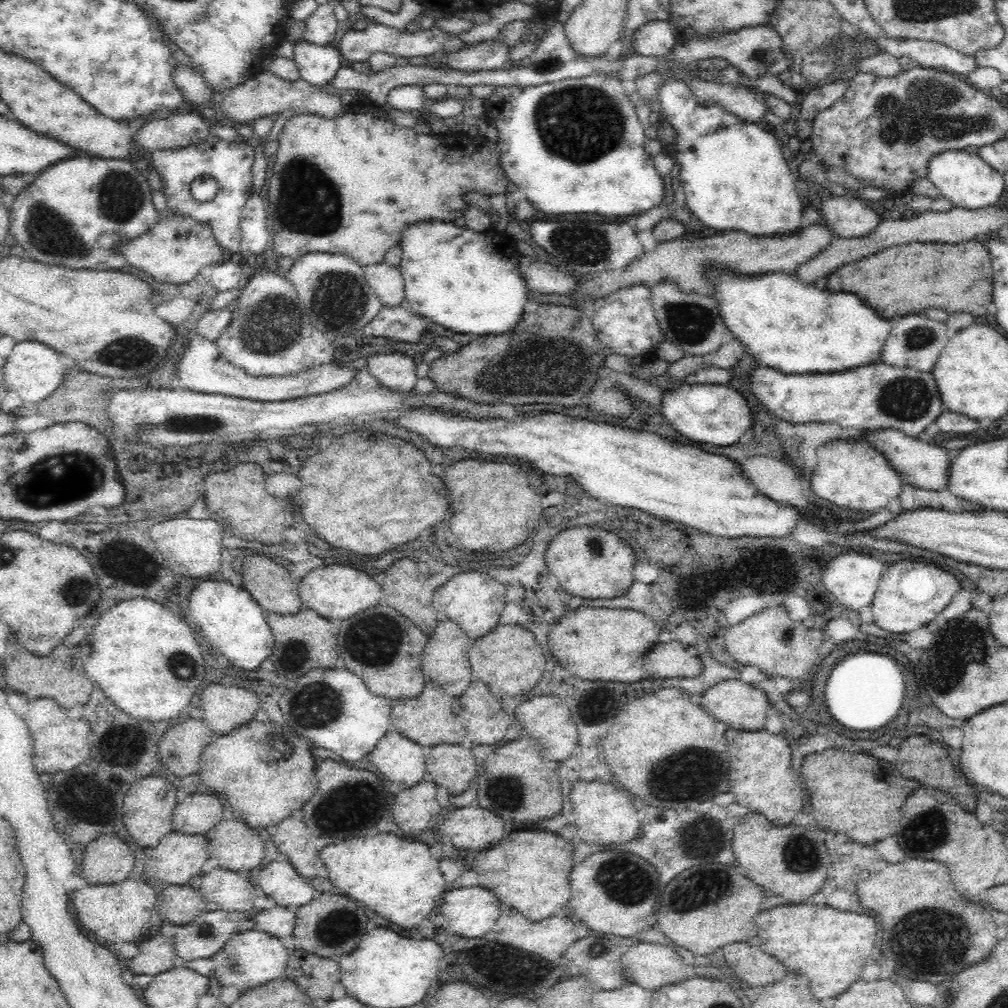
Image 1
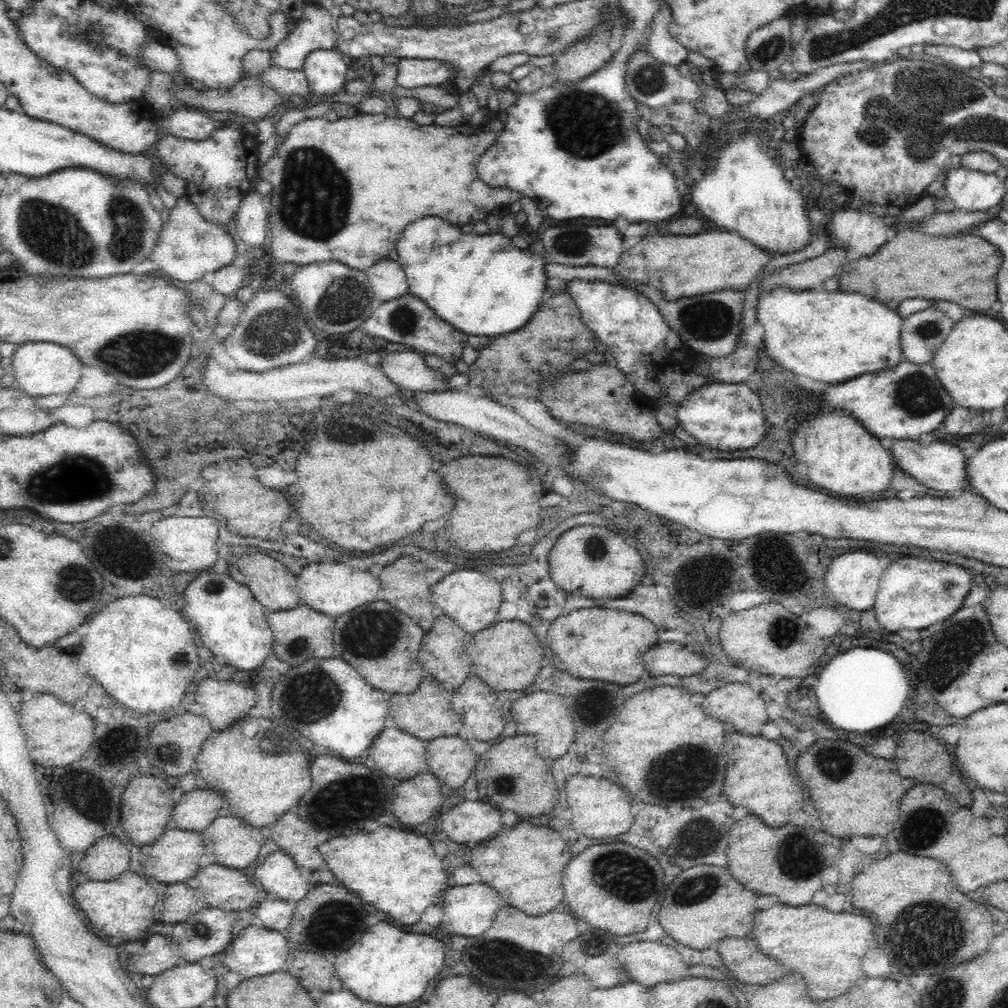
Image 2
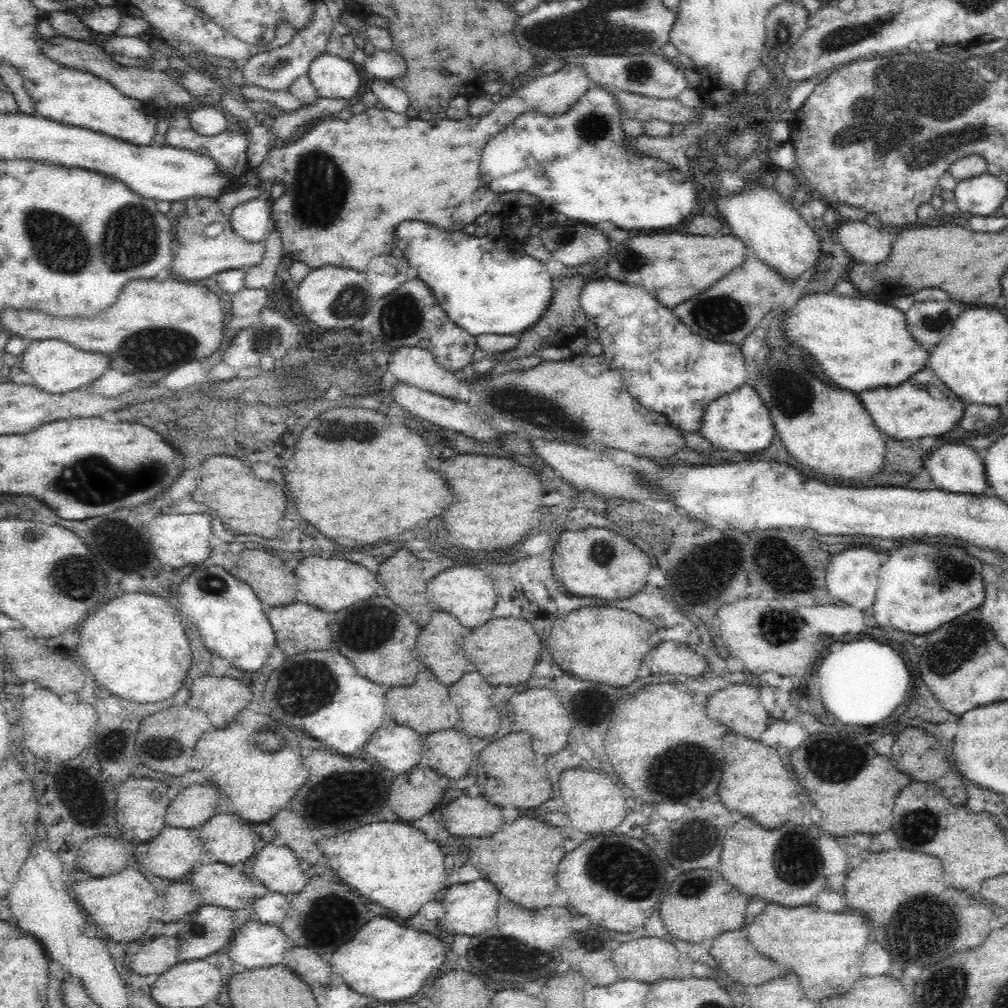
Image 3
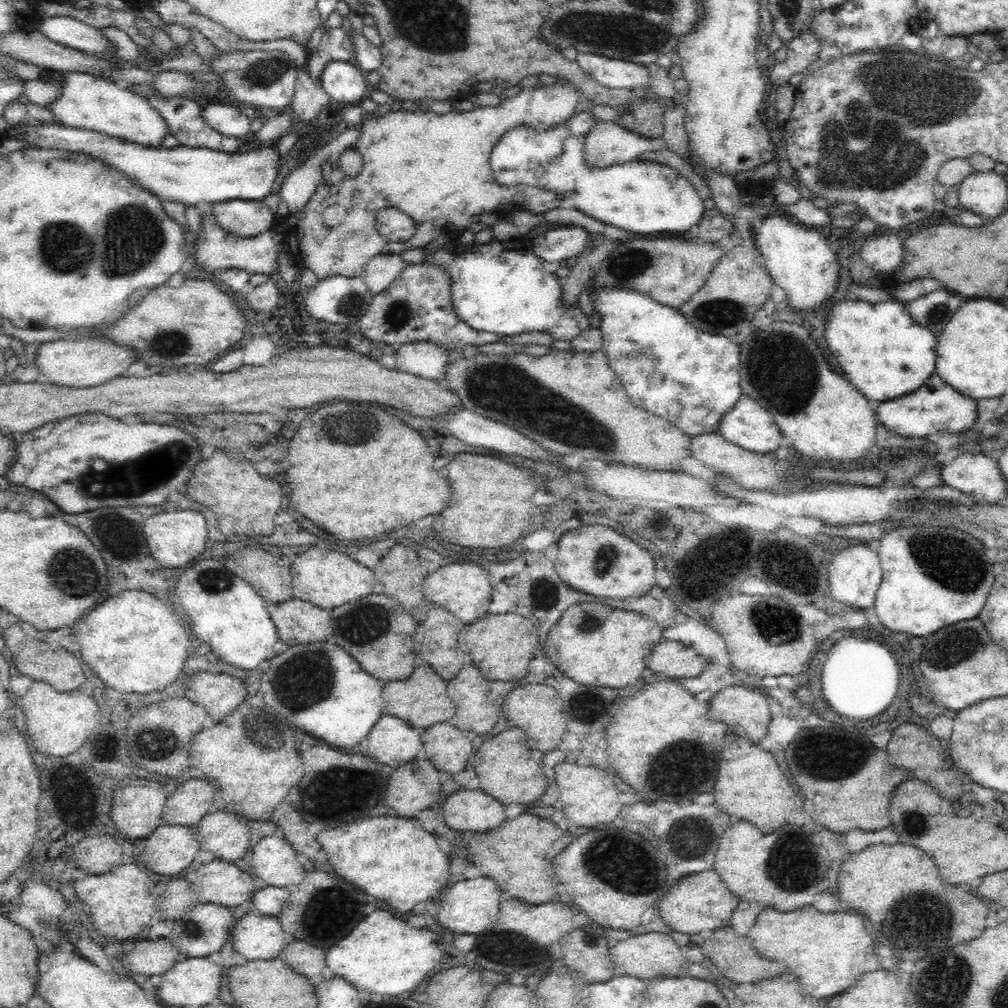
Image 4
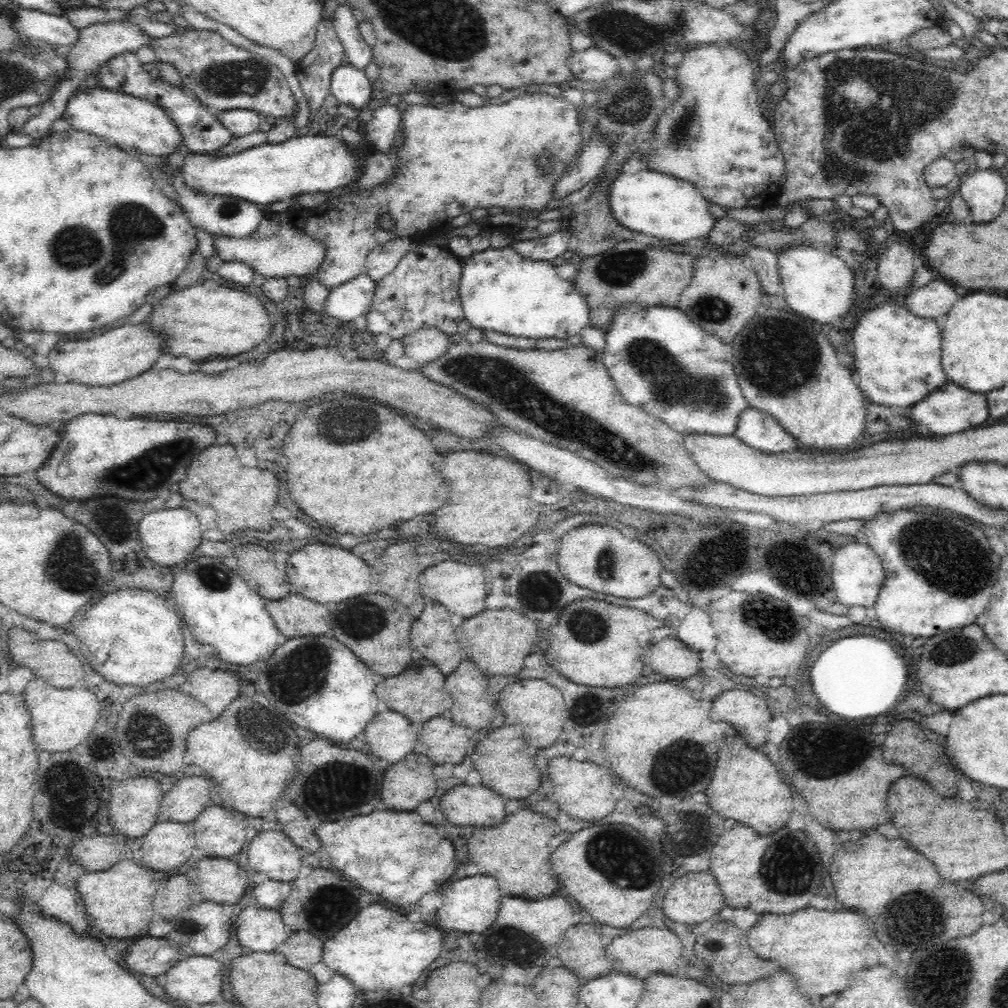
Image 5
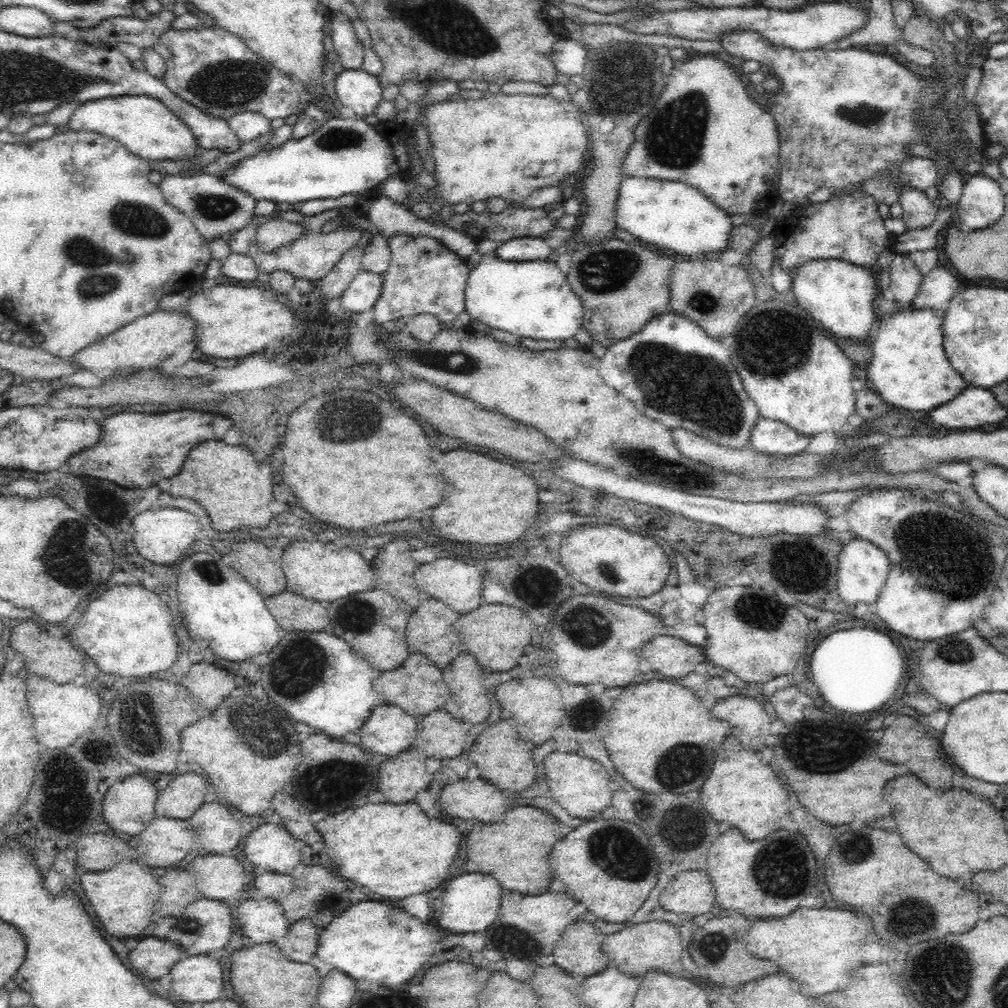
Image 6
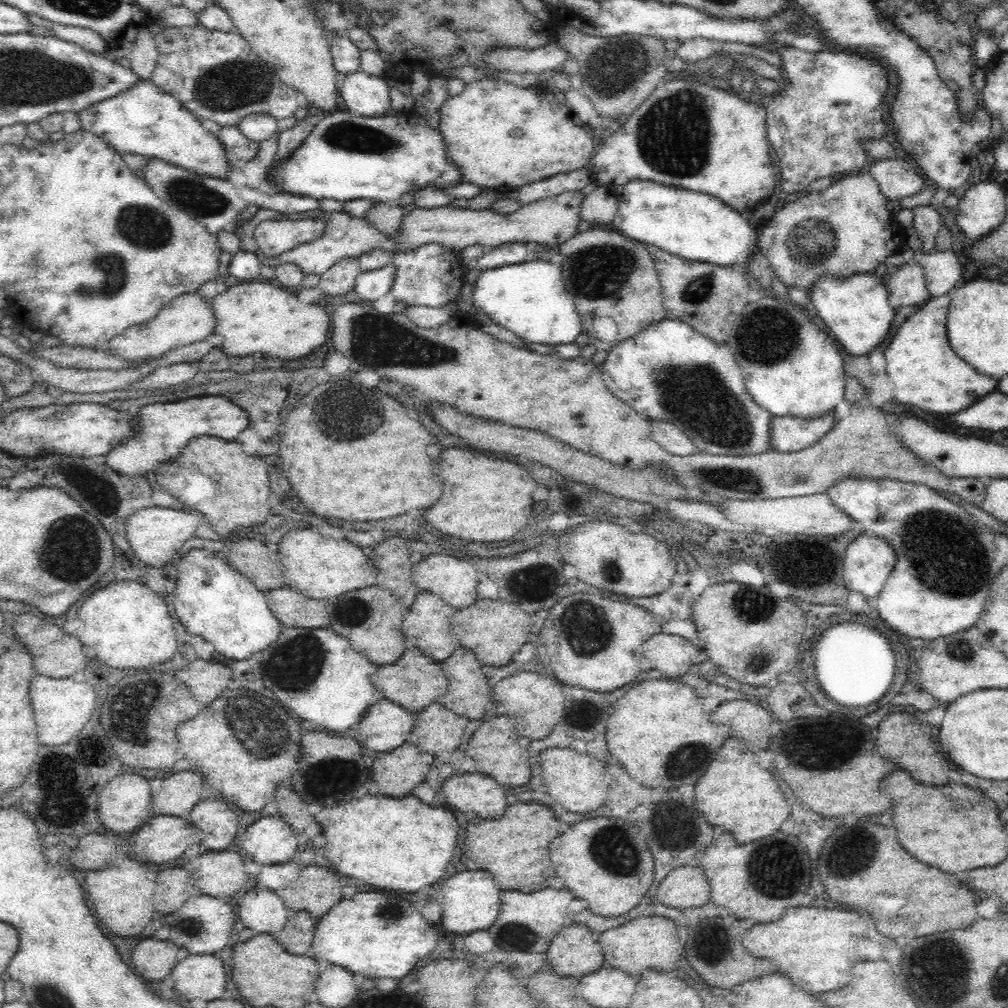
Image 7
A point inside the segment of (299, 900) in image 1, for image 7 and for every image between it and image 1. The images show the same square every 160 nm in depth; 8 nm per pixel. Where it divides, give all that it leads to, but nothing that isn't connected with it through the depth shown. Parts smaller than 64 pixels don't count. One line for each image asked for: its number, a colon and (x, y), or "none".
2: (278, 874)
3: (277, 868)
4: (274, 860)
5: (270, 852)
6: (270, 847)
7: (269, 841)

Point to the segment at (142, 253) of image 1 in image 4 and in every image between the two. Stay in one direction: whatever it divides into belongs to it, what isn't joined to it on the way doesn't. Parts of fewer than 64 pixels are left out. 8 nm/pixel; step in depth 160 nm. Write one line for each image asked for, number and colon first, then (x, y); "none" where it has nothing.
2: (189, 248)
3: (204, 244)
4: (216, 249)

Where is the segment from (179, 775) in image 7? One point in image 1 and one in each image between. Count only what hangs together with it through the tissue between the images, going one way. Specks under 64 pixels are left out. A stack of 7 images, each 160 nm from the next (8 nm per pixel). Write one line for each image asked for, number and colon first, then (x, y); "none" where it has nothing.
1: (197, 814)
2: (195, 810)
3: (195, 804)
4: (195, 798)
5: (190, 796)
6: (184, 795)

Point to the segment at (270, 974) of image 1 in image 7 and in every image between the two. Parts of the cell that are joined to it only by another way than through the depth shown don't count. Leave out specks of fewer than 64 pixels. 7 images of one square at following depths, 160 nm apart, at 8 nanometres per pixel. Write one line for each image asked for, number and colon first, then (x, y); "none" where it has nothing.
2: (255, 951)
3: (256, 944)
4: (257, 937)
5: (261, 930)
6: (262, 920)
7: (262, 910)

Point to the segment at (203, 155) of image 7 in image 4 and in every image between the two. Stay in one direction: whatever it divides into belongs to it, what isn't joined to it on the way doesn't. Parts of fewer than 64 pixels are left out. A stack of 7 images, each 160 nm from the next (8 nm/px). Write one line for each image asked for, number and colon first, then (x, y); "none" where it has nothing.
4: (87, 101)
5: (129, 122)
6: (148, 129)

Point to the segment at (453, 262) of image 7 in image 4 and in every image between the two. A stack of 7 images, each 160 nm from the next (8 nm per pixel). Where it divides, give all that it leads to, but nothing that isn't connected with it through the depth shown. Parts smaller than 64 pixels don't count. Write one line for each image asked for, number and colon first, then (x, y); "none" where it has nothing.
4: (416, 307)
5: (422, 291)
6: (424, 277)

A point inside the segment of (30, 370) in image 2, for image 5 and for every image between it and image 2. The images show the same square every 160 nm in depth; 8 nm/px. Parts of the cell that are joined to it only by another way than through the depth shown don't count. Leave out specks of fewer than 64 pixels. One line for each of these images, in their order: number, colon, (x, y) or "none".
3: (54, 366)
4: (84, 362)
5: (116, 355)

